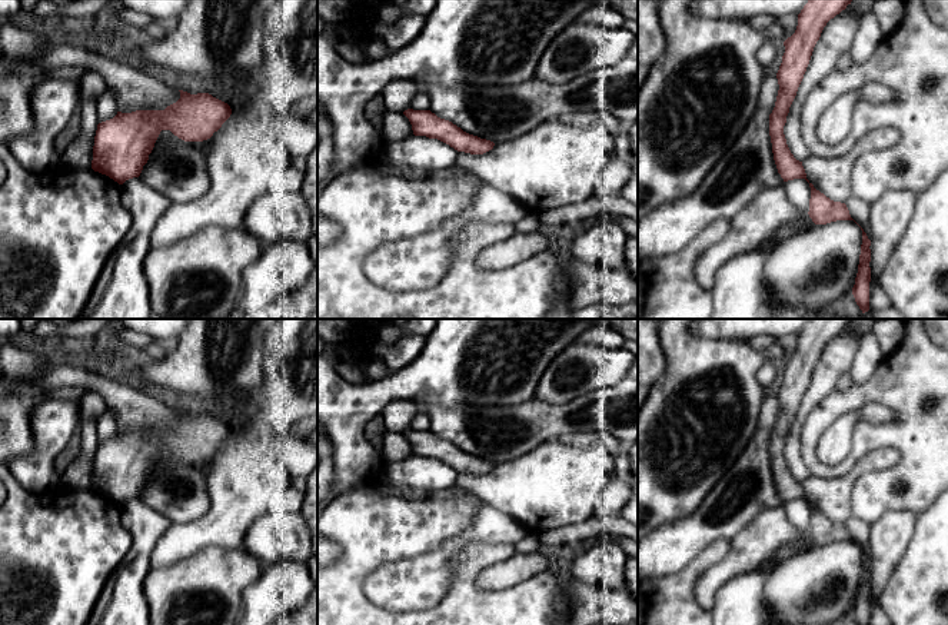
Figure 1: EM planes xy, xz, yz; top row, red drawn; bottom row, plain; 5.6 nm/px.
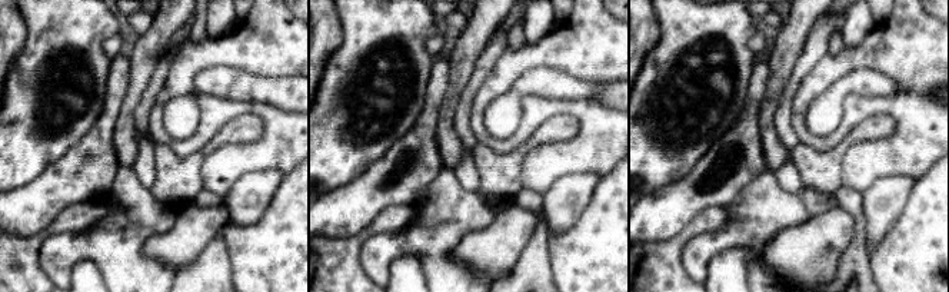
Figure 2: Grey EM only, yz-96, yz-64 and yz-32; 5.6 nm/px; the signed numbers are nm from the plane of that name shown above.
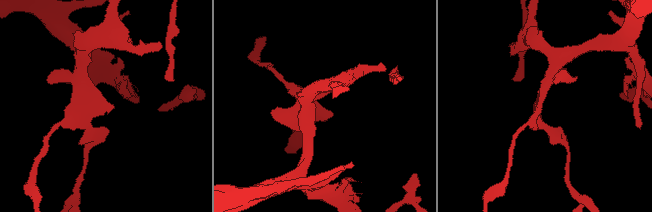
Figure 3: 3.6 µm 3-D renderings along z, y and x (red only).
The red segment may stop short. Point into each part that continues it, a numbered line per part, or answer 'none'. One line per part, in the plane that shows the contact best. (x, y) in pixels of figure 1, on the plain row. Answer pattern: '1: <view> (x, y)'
none

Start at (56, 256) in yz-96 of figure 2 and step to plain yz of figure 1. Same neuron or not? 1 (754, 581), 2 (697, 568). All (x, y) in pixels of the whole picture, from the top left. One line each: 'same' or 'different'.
1: different
2: different

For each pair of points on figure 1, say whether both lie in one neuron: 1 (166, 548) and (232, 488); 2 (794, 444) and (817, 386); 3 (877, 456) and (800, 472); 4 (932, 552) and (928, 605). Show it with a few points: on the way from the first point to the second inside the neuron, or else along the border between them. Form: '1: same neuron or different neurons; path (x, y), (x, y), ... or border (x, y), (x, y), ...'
1: same neuron; path (186, 539), (198, 535), (225, 508)
2: same neuron; path (795, 429), (810, 401)
3: different neurons; border (811, 475), (802, 482)
4: same neuron; path (932, 565), (928, 571), (928, 592)

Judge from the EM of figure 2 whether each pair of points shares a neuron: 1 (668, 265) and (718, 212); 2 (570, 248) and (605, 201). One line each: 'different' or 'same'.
1: same
2: same

